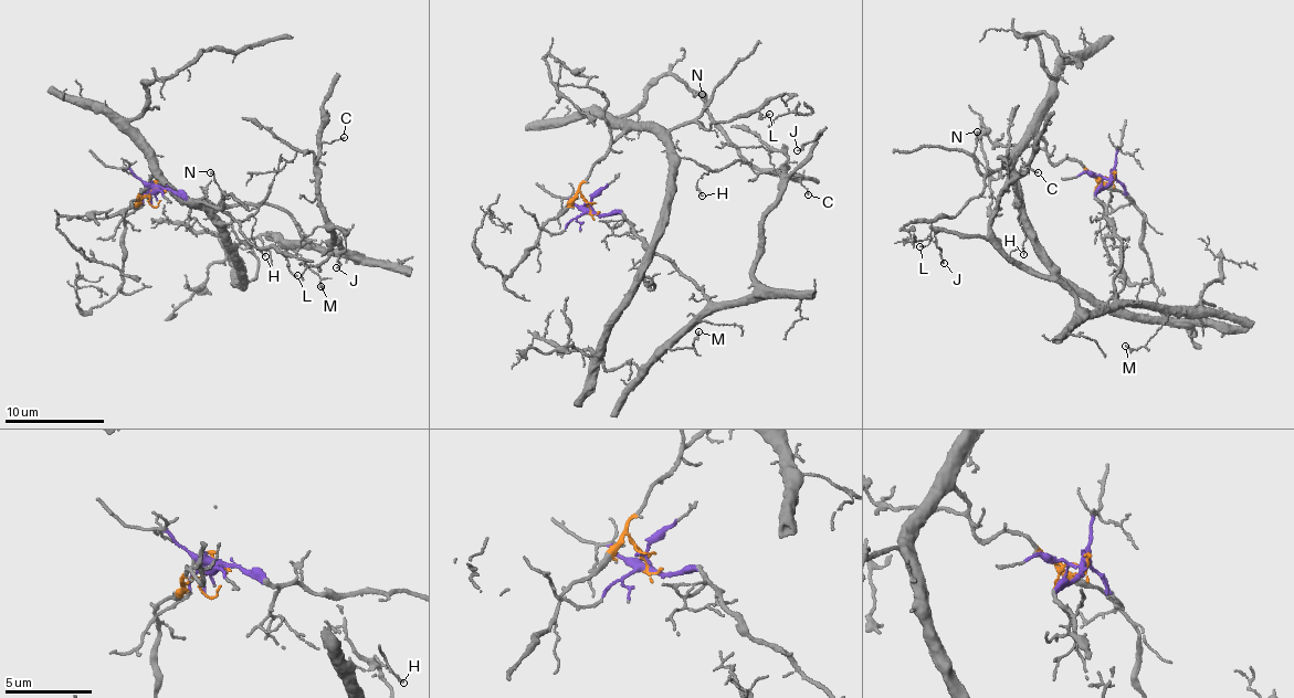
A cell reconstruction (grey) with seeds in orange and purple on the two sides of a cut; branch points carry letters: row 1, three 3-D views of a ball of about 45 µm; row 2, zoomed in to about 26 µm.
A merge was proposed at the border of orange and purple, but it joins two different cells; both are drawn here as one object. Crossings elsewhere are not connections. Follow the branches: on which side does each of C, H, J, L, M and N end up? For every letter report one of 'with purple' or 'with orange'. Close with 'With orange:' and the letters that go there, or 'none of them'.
C: with purple
H: with orange
J: with purple
L: with orange
M: with purple
N: with orange
With orange: H, L, N

